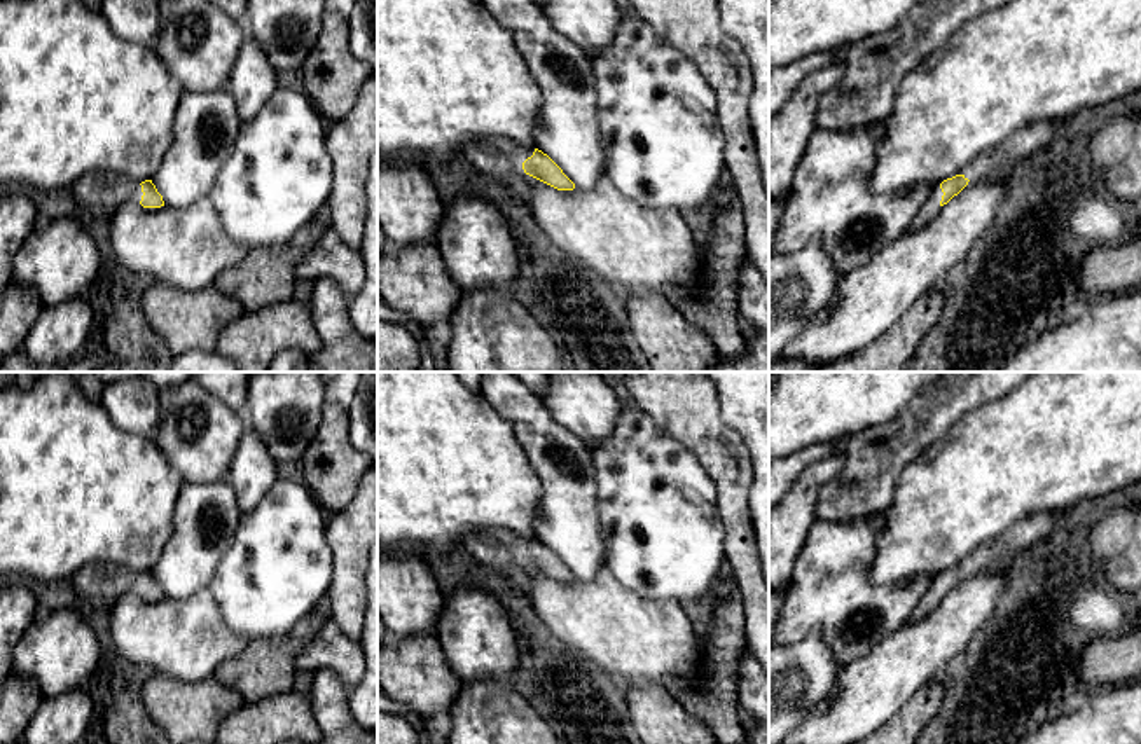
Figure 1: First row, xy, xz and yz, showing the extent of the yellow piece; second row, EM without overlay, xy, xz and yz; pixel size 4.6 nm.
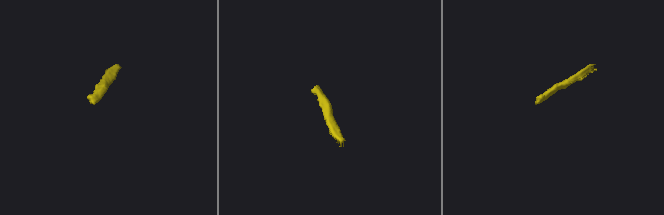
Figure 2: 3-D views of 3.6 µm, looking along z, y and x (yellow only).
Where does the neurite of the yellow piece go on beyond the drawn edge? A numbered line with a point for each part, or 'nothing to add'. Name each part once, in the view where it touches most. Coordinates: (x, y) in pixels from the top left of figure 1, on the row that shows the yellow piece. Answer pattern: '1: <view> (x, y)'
1: xz (502, 159)

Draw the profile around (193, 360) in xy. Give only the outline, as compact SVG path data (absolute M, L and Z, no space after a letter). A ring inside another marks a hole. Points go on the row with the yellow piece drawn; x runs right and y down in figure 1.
M187 351L175 356L169 372L239 372L239 367L217 351Z

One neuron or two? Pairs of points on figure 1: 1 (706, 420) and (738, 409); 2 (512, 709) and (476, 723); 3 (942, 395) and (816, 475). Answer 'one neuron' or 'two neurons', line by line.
1: two neurons
2: one neuron
3: two neurons

